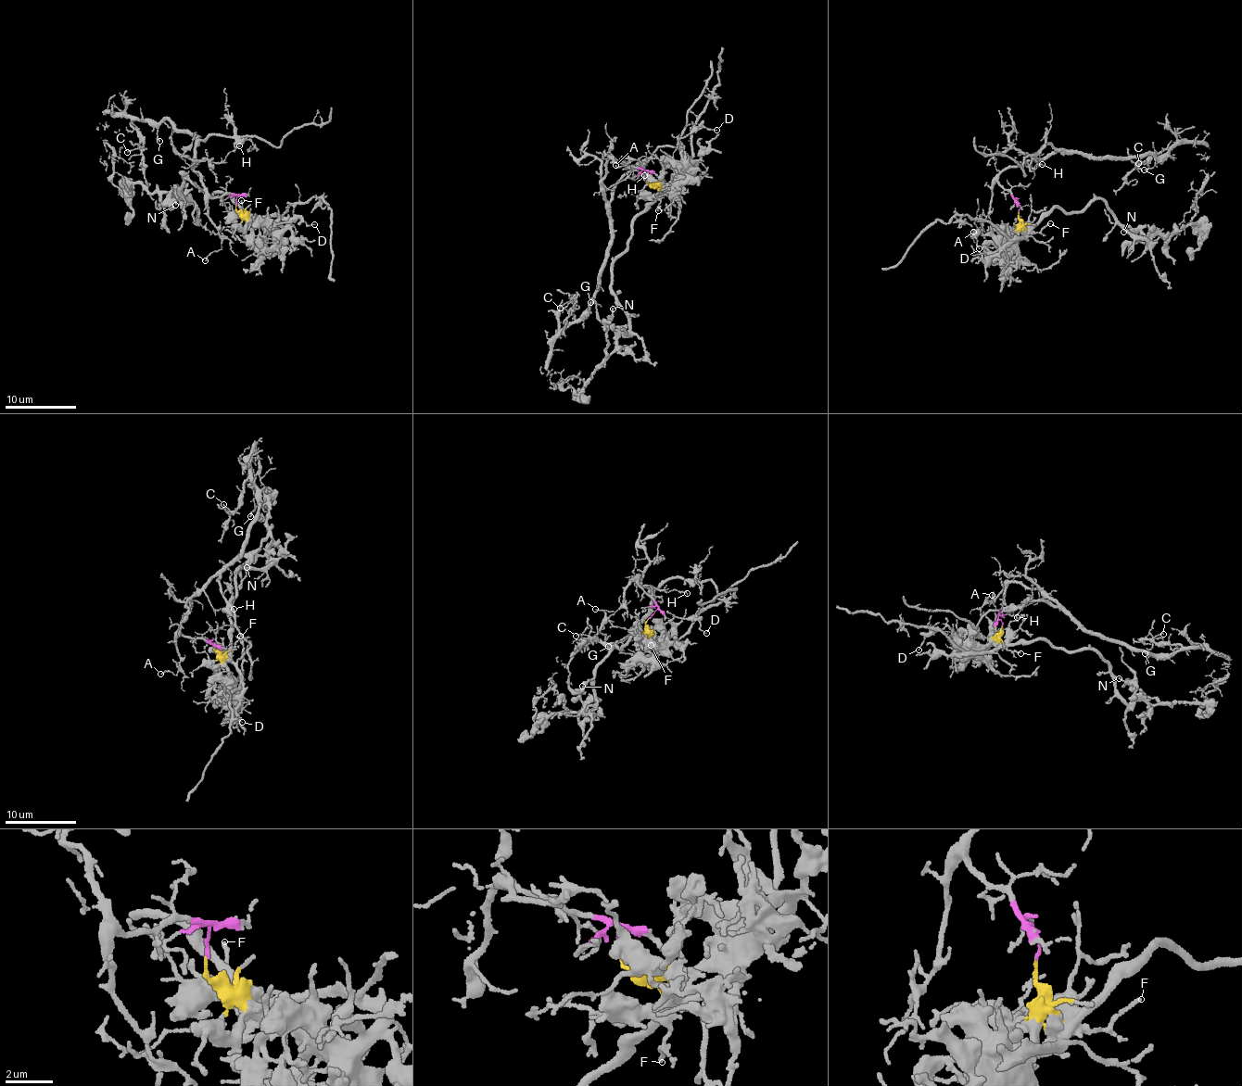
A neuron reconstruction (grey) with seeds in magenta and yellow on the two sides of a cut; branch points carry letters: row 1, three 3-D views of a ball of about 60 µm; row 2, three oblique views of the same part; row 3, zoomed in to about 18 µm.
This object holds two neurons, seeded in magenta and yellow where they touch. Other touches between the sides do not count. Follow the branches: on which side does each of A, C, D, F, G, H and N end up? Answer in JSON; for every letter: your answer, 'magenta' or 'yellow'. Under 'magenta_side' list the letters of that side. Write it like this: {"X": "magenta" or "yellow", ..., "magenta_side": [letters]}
{"A": "magenta", "C": "magenta", "D": "yellow", "F": "yellow", "G": "magenta", "H": "magenta", "N": "yellow", "magenta_side": ["A", "C", "G", "H"]}

